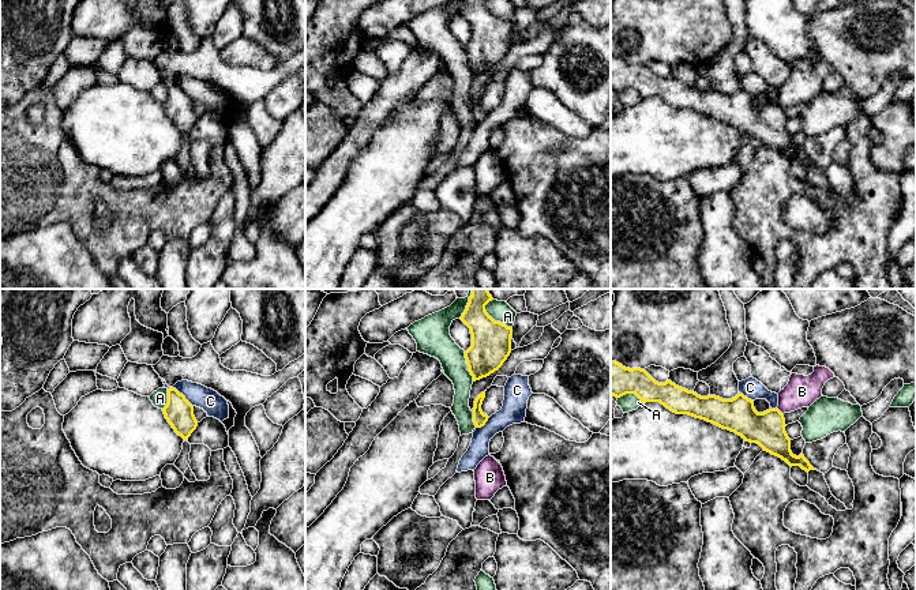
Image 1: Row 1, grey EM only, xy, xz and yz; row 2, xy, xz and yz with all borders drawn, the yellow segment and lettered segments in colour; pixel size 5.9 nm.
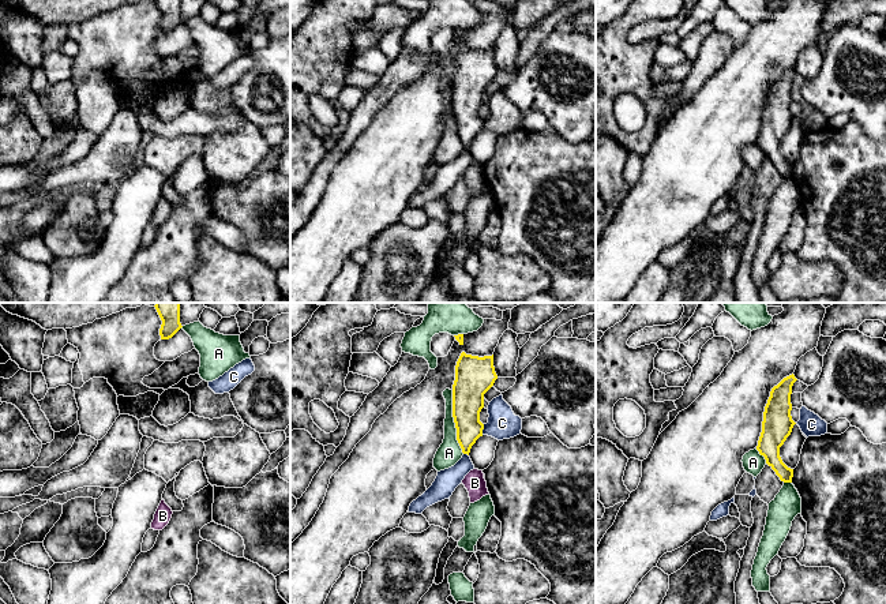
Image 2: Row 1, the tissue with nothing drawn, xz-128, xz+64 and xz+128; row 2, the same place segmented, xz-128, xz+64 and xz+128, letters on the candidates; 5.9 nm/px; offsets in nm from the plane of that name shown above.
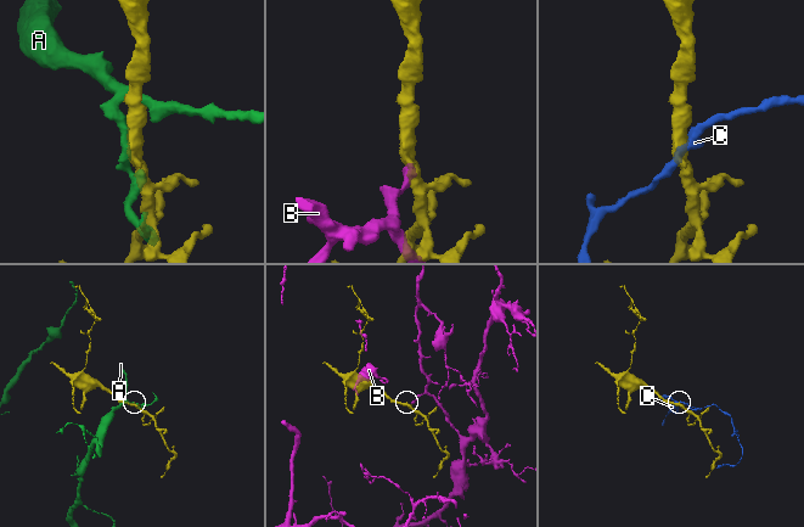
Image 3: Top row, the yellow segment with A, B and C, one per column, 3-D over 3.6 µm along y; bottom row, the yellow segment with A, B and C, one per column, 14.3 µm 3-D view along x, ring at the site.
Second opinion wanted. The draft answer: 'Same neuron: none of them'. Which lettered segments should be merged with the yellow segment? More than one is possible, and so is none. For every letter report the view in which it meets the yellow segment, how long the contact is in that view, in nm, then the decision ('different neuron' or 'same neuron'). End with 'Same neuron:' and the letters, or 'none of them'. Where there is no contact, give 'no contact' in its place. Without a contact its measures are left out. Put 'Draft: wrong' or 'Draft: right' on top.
Draft: right
A: xz | 220 nm | different neuron
B: yz | 60 nm | different neuron
C: xy | 170 nm | different neuron
Same neuron: none of them

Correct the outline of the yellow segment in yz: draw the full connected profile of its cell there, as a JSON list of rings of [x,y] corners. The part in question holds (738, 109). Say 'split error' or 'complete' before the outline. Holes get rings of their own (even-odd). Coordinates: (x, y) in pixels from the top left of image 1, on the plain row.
complete | [[[611,55],[611,90],[620,93],[626,89],[635,89],[642,98],[660,97],[676,109],[688,109],[735,127],[744,136],[757,138],[763,146],[781,153],[791,162],[800,161],[807,168],[816,165],[803,149],[792,149],[784,109],[778,104],[758,108],[754,95],[740,87],[732,94],[701,91],[671,75],[658,78],[645,64],[630,64]]]

